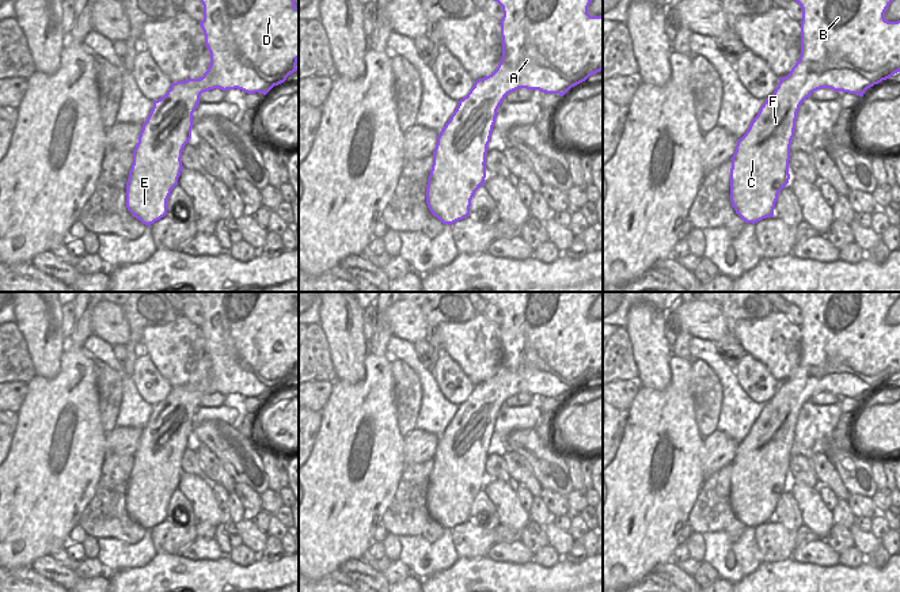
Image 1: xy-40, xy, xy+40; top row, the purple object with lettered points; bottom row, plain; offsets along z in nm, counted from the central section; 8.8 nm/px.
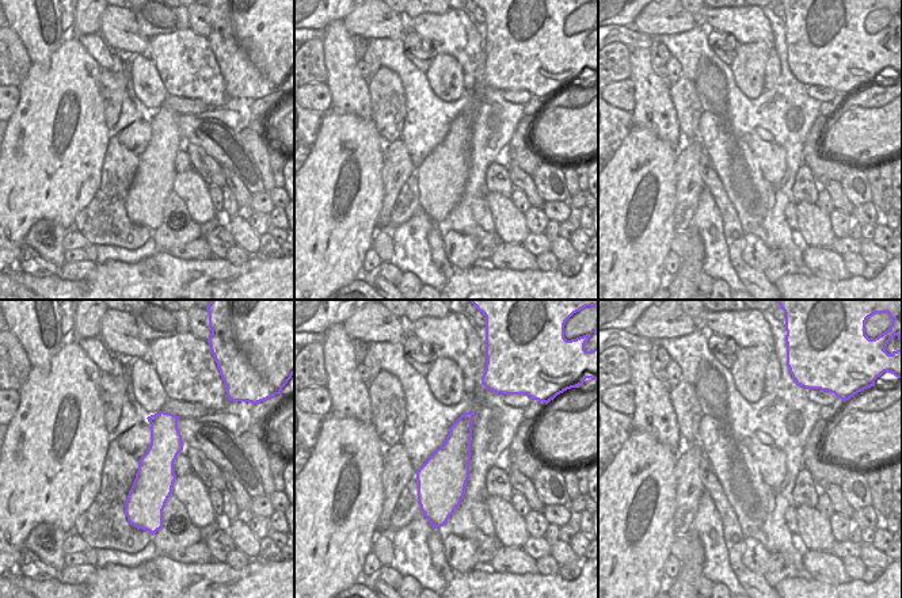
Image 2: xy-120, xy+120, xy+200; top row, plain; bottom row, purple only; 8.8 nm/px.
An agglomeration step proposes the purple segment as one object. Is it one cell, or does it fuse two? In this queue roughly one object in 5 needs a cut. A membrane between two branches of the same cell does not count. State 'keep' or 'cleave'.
keep

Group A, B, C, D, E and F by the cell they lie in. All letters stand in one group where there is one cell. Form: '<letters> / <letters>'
A B C D E F

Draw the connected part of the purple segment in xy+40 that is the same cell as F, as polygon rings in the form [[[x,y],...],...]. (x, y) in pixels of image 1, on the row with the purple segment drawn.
[[[795,0],[802,8],[801,56],[790,73],[779,79],[774,94],[766,99],[745,134],[737,140],[730,168],[730,202],[745,223],[774,216],[779,191],[789,183],[790,145],[801,103],[820,88],[858,94],[900,72],[900,20],[888,22],[884,14],[893,0]]]

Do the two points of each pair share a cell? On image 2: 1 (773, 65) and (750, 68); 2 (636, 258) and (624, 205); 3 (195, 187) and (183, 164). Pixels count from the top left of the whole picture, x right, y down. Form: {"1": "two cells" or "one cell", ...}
{"1": "two cells", "2": "one cell", "3": "two cells"}

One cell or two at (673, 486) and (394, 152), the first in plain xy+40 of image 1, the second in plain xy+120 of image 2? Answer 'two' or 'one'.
two

